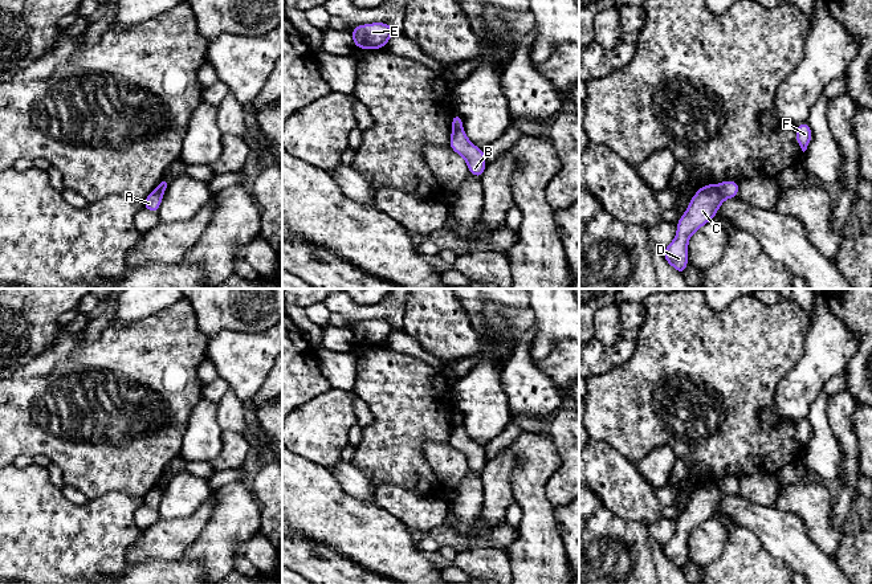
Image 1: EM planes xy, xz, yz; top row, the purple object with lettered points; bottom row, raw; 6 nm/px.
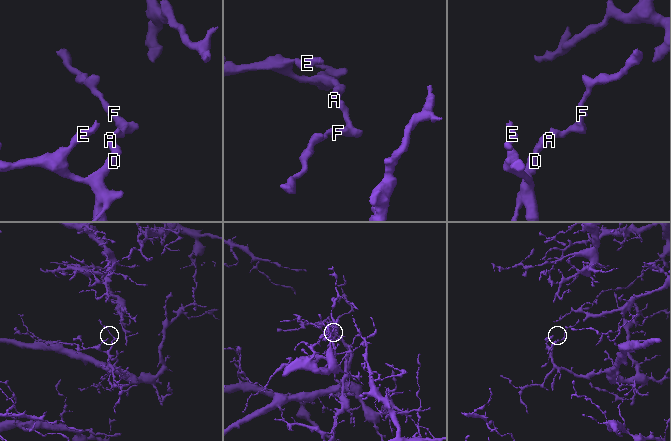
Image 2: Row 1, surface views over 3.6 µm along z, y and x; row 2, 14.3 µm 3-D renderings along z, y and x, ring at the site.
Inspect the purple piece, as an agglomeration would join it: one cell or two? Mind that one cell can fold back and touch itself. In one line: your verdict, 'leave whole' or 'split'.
split

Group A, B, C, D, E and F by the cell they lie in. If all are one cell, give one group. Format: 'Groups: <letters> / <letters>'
Groups: A C D E / B F

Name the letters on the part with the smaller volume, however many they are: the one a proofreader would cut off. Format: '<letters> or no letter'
B, F

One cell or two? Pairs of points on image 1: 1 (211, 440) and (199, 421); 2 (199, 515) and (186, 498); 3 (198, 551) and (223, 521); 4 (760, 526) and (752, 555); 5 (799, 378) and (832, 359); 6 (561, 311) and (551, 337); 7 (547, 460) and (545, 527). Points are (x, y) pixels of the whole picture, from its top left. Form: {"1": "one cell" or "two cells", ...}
{"1": "one cell", "2": "two cells", "3": "one cell", "4": "two cells", "5": "one cell", "6": "one cell", "7": "one cell"}

